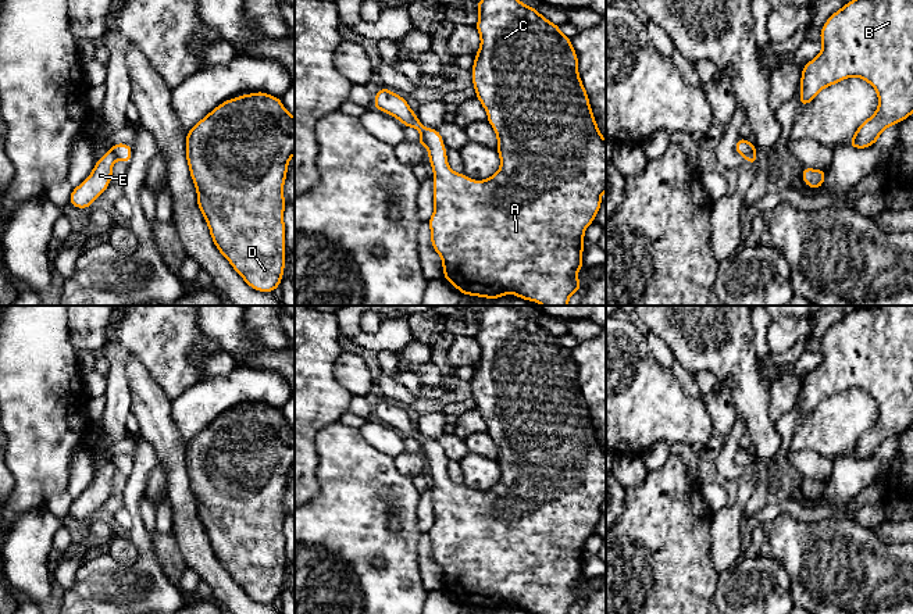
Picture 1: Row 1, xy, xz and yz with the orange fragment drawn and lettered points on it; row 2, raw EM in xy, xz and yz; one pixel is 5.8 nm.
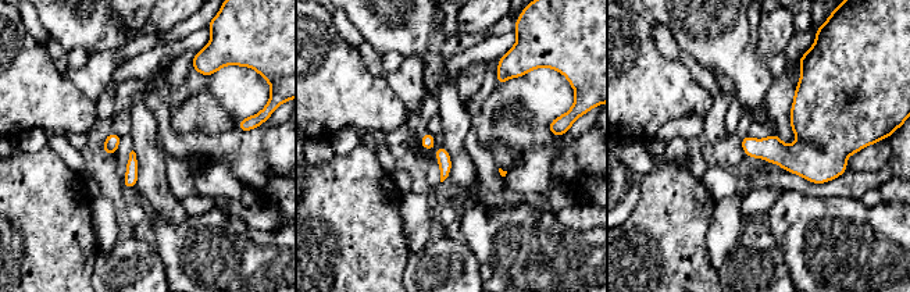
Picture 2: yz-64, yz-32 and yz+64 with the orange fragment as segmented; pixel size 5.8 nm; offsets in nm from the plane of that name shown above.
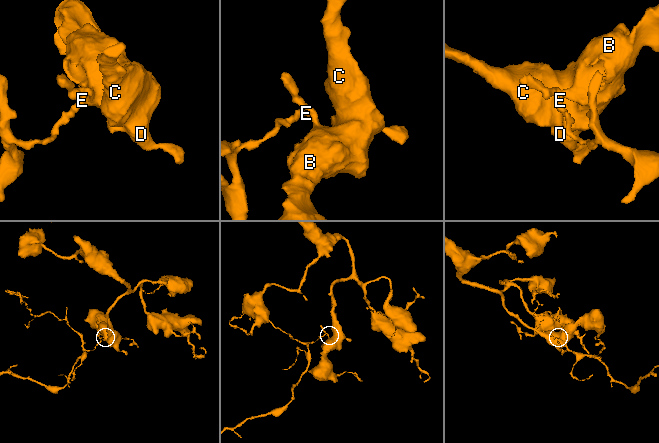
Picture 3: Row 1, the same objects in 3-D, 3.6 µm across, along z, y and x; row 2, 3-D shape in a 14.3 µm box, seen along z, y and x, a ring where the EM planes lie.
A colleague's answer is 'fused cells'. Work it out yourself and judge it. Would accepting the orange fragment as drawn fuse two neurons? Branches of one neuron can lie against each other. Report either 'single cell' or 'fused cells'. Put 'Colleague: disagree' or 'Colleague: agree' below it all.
fused cells
Colleague: agree

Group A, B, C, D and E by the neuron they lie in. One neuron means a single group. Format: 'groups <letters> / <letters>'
groups A B C D / E

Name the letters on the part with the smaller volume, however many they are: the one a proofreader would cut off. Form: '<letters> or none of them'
E

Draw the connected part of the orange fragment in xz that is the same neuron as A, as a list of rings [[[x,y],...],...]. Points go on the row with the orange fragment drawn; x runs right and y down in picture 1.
[[[479,0],[477,3],[478,24],[475,25],[481,47],[474,56],[474,67],[471,68],[472,86],[477,92],[477,99],[486,110],[486,121],[493,126],[497,136],[496,150],[500,156],[499,171],[485,181],[471,181],[466,174],[457,174],[450,169],[447,164],[446,147],[442,135],[438,129],[424,126],[417,114],[409,107],[407,100],[399,94],[392,93],[388,88],[374,96],[374,108],[381,110],[397,118],[404,126],[416,128],[420,131],[428,149],[429,164],[434,171],[434,204],[435,210],[427,221],[431,228],[432,249],[441,256],[443,265],[443,278],[450,282],[461,294],[479,296],[485,299],[499,299],[507,293],[514,293],[516,297],[541,303],[542,306],[568,306],[570,296],[584,289],[582,283],[577,279],[577,272],[584,267],[584,233],[585,229],[595,221],[595,217],[602,207],[600,196],[606,190],[606,140],[603,139],[596,119],[593,117],[588,93],[581,82],[578,74],[578,57],[571,46],[571,39],[560,32],[560,26],[546,19],[520,0]]]

